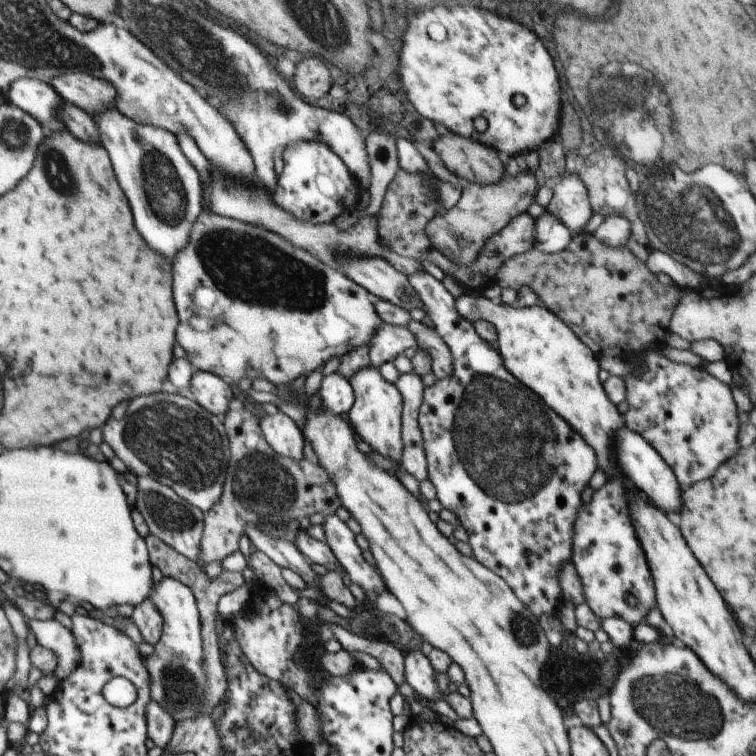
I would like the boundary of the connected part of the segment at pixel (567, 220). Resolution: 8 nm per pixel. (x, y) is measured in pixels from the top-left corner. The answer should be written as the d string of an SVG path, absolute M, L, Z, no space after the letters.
M566 170L552 188L553 197L545 210L563 222L573 235L586 233L586 224L594 212L586 185L579 175Z

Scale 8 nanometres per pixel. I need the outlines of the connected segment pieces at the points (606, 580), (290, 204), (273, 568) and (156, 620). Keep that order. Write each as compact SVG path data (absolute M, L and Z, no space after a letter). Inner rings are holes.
M614 478L614 480L607 480L598 491L594 492L590 504L582 503L573 528L573 556L571 560L580 575L585 602L590 610L593 610L594 614L602 620L606 617L620 617L636 627L645 622L649 610L656 607L657 600L654 579L627 510L628 491L628 484L624 478L622 480ZM630 594L638 598L638 607L627 604L626 597Z
M303 141L281 153L285 165L272 198L278 206L313 223L333 223L344 212L358 210L362 188L329 145Z
M261 550L251 553L249 568L251 568L257 579L262 580L263 584L271 587L276 595L288 604L294 605L299 599L294 591L282 576L282 567L276 564L269 556Z
M148 598L126 612L138 627L143 640L154 646L163 631L163 618L154 603Z

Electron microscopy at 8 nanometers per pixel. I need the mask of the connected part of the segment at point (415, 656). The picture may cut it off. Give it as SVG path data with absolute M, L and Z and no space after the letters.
M414 650L410 651L407 656L405 656L405 681L410 684L416 693L422 698L426 698L429 701L436 701L437 696L442 694L439 690L438 683L436 682L435 670L433 669L431 660L425 656L422 651Z

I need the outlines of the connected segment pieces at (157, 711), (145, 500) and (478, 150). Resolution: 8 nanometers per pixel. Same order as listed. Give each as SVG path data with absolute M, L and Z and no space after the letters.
M152 698L146 705L147 735L155 746L164 749L173 736L176 725L173 716L157 701Z
M137 477L137 504L140 514L148 525L150 534L163 540L168 546L193 561L200 561L204 513L174 492L150 477Z
M455 133L442 135L434 141L432 149L440 156L448 170L458 177L466 178L468 182L484 186L497 183L503 178L505 165L498 157L498 152L474 139L464 138Z

